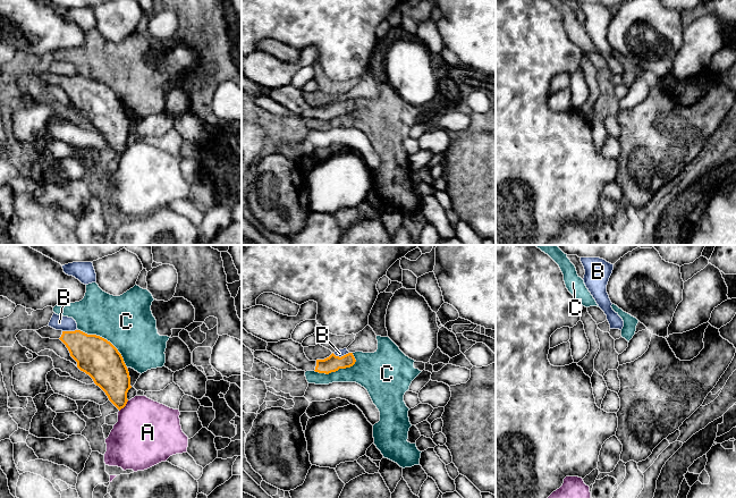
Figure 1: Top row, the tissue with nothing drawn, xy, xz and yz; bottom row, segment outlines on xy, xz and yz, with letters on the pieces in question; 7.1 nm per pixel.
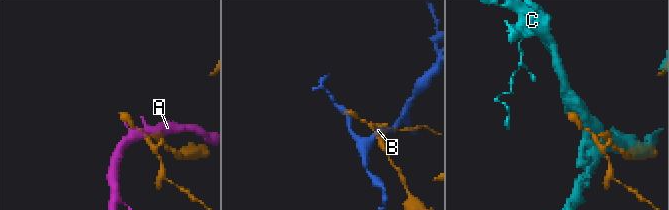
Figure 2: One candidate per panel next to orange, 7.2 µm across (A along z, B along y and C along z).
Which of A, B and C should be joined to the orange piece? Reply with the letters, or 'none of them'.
none of them

